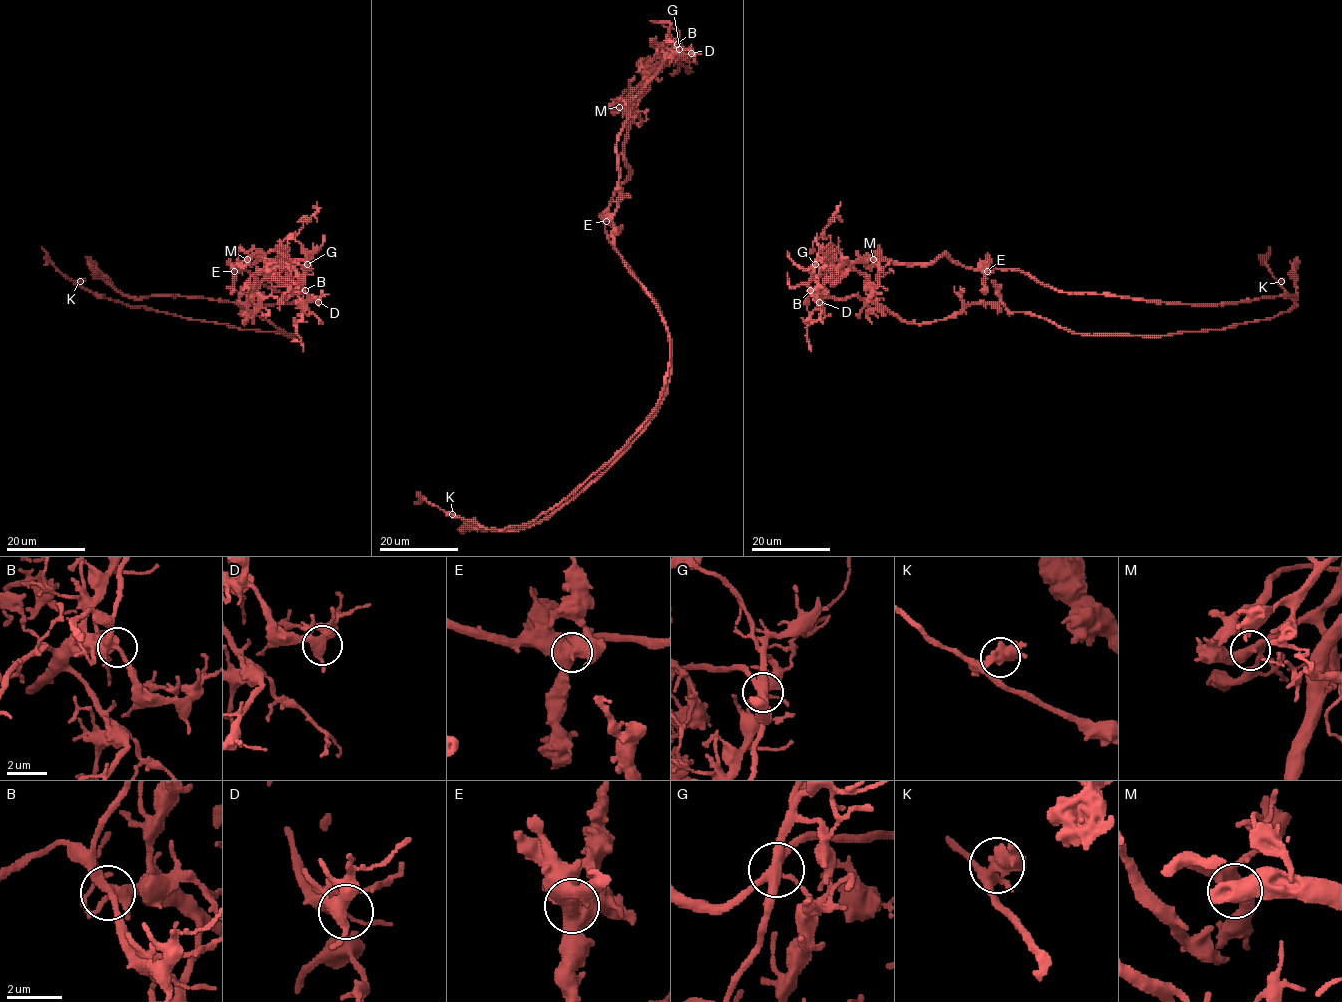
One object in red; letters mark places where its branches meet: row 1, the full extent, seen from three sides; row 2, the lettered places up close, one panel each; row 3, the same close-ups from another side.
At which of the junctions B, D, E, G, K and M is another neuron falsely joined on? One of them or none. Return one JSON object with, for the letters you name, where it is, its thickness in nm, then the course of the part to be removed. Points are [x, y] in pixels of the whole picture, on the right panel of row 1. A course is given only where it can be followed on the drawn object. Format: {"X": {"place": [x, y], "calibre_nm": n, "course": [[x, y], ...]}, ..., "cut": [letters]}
{"G": {"place": [815, 264], "calibre_nm": 380, "course": [[815, 264], [811, 289], [908, 323], [985, 303], [1079, 334], [1154, 336], [1296, 306], [1269, 247]]}, "cut": ["G"]}

